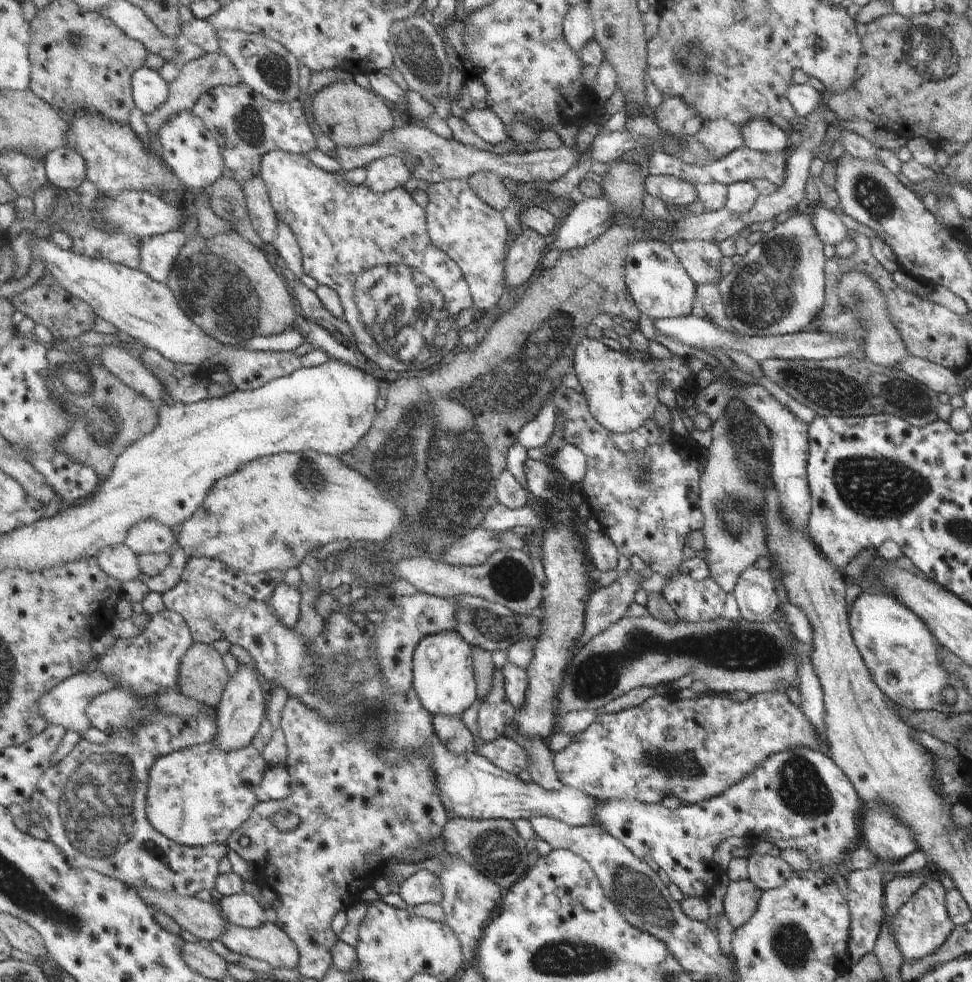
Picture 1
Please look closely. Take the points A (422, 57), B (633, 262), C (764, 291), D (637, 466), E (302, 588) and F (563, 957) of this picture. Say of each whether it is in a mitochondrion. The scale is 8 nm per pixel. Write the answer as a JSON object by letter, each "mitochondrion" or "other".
{"A":"mitochondrion","B":"other","C":"mitochondrion","D":"mitochondrion","E":"other","F":"mitochondrion"}

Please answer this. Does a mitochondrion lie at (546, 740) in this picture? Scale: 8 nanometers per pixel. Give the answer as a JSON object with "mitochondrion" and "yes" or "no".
{"mitochondrion":"no"}

